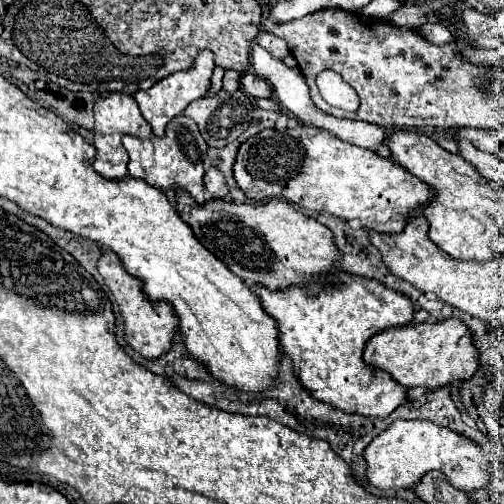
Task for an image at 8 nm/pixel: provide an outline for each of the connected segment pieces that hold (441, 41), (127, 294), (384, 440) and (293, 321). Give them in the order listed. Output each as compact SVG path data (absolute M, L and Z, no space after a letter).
M423 23L419 27L419 33L421 33L421 37L425 37L427 41L431 41L435 45L447 45L453 39L449 29L443 27L441 23Z
M113 251L101 253L101 257L97 261L97 269L99 269L101 277L105 279L109 291L113 293L113 297L119 305L119 311L123 315L123 333L125 333L127 345L133 347L137 353L141 353L147 359L163 355L163 351L167 351L167 347L171 345L171 339L177 331L177 319L175 319L173 309L167 303L159 303L157 307L151 307L151 303L147 301L147 297L141 291L139 279L125 273L123 265L119 263L119 257Z
M395 421L377 435L365 449L365 477L377 489L413 487L427 471L441 471L445 479L463 491L481 489L487 485L487 475L481 469L485 453L471 439L439 427L431 421Z
M343 273L339 279L339 285L315 283L315 287L293 287L277 293L257 287L255 293L263 309L279 323L279 343L293 361L295 375L317 401L363 417L389 417L405 403L407 389L399 387L387 373L365 365L361 355L373 335L409 325L413 305L403 293L391 291L375 279Z

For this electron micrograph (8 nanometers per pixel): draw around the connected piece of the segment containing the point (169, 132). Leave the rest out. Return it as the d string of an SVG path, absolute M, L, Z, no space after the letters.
M177 115L167 123L165 137L153 137L149 141L123 137L123 145L129 153L129 175L147 181L149 185L161 191L175 191L177 187L189 193L199 205L205 203L203 199L203 173L207 161L207 143L203 141L197 125L193 119L185 115Z

